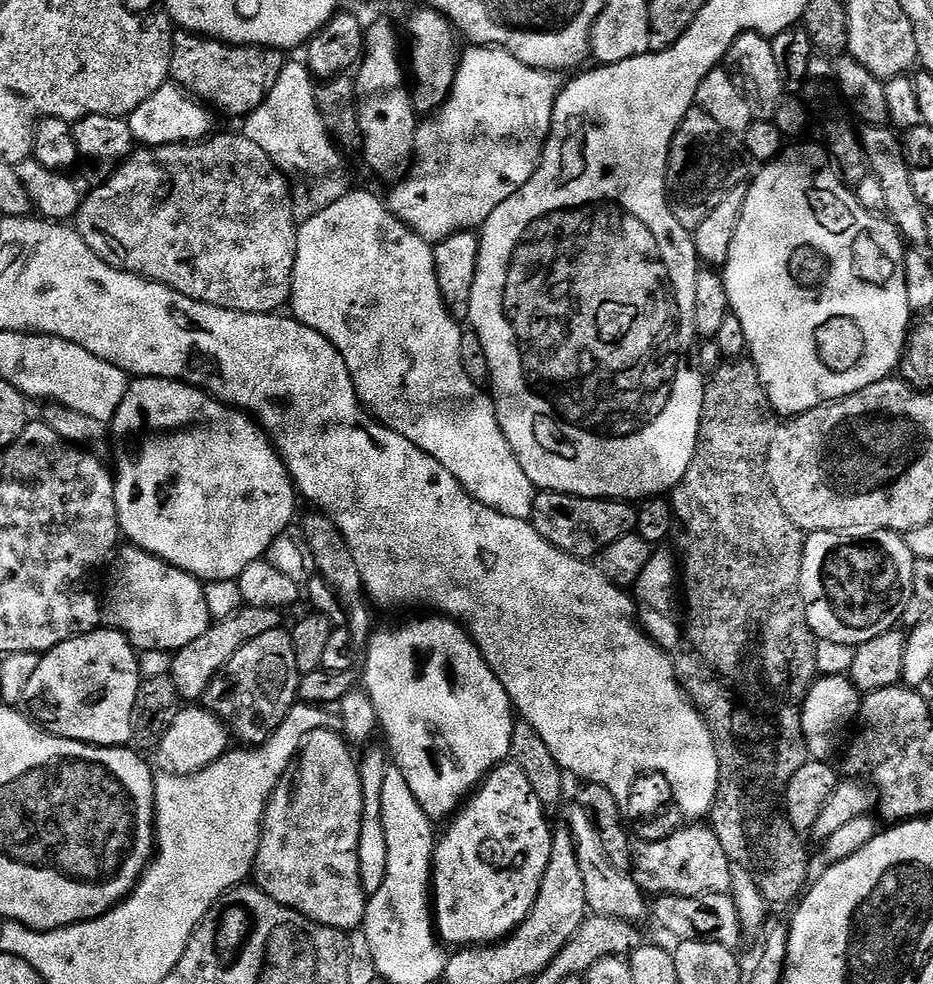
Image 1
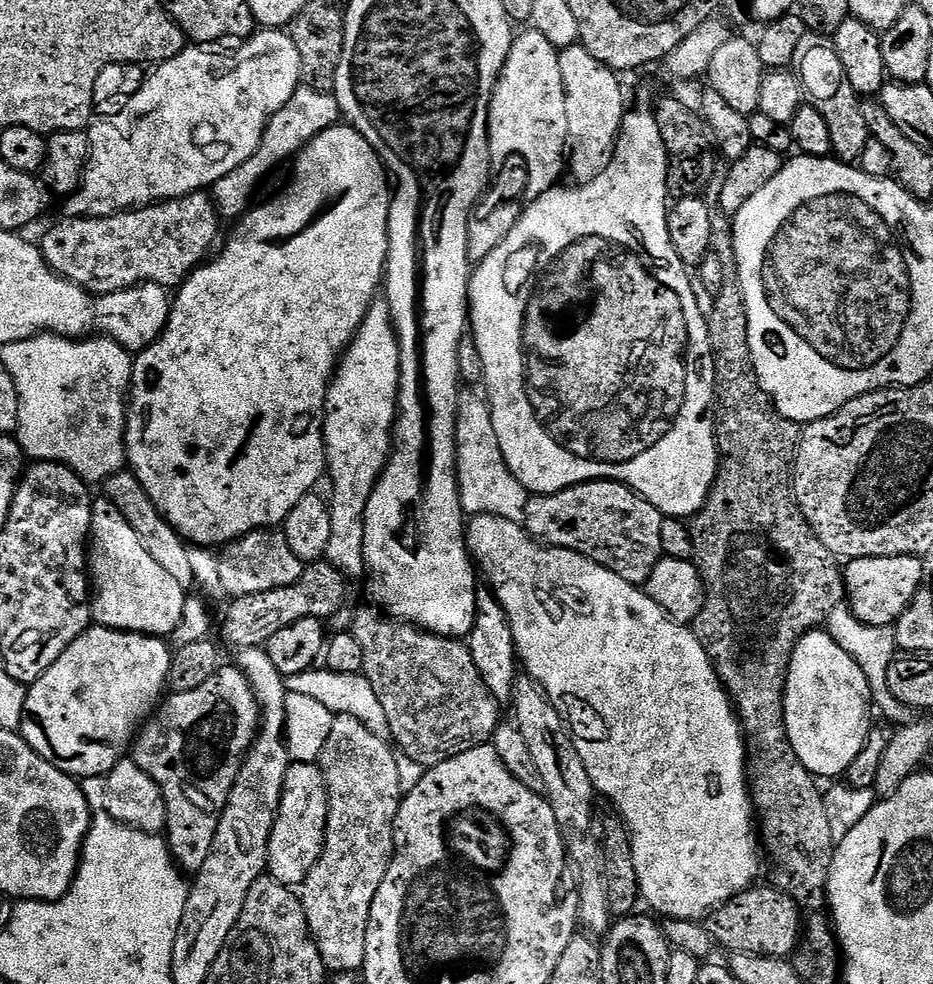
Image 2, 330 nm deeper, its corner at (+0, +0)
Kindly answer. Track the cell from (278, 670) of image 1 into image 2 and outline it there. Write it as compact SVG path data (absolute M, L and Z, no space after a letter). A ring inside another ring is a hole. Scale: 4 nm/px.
M225 666L218 674L214 674L214 678L206 678L206 682L194 690L172 692L148 717L134 741L134 759L155 778L164 791L164 800L168 804L166 839L171 853L175 859L177 856L181 860L179 863L185 869L190 868L191 873L200 871L214 846L224 807L228 805L244 757L252 749L261 723L260 701L256 699L256 692L245 669Z

